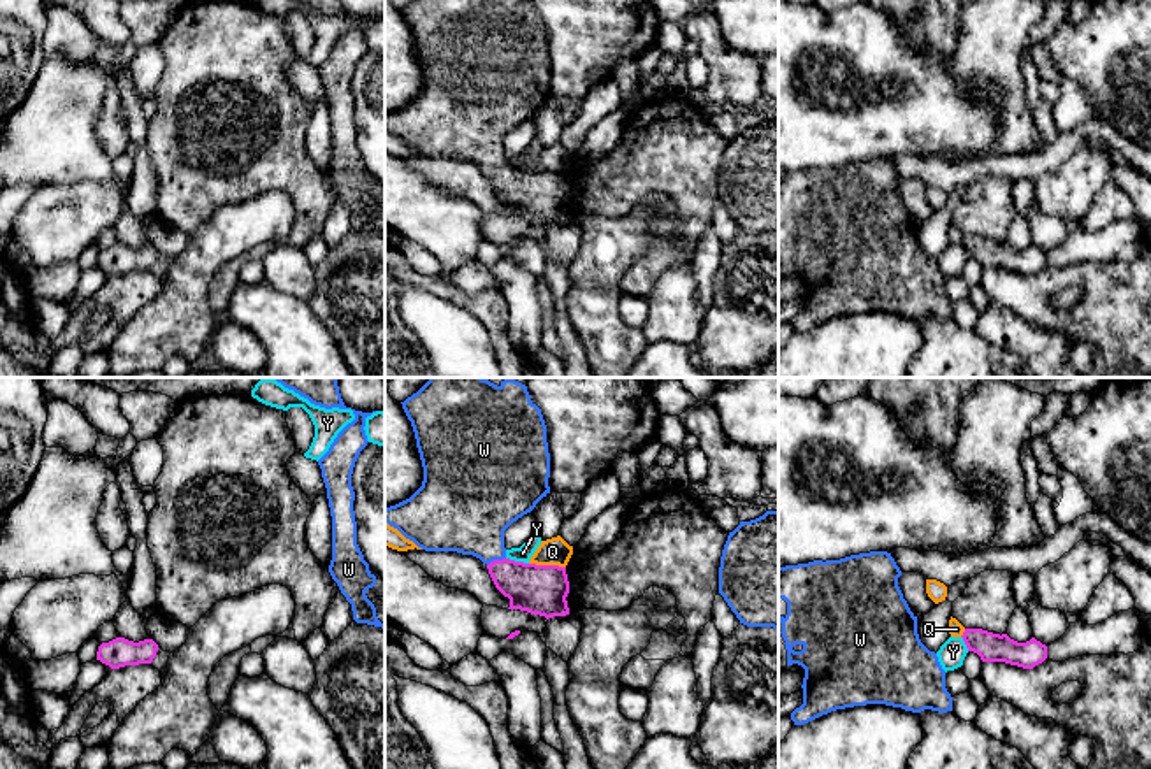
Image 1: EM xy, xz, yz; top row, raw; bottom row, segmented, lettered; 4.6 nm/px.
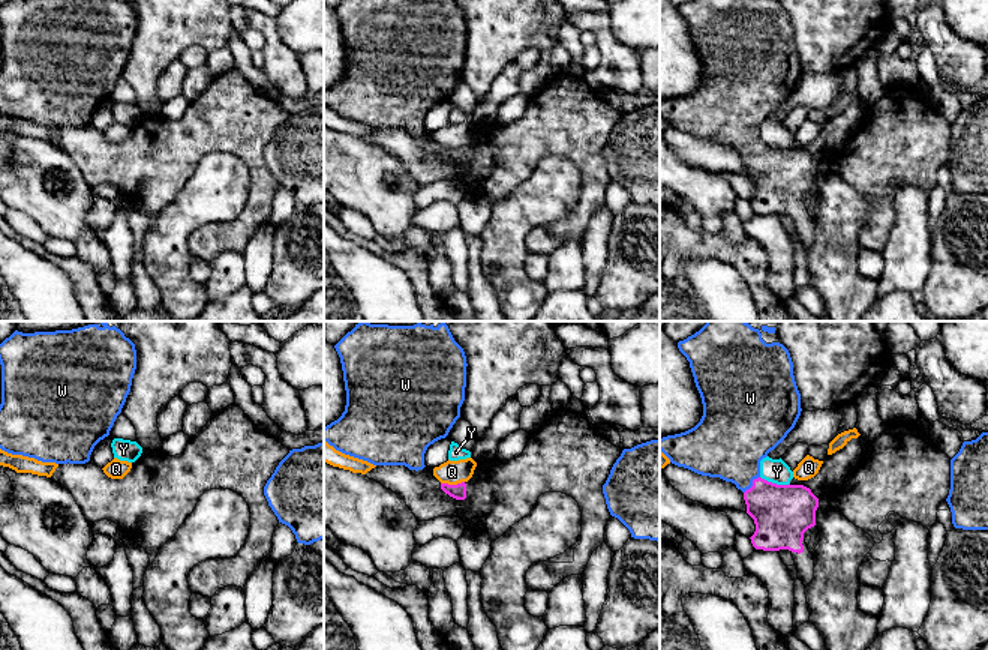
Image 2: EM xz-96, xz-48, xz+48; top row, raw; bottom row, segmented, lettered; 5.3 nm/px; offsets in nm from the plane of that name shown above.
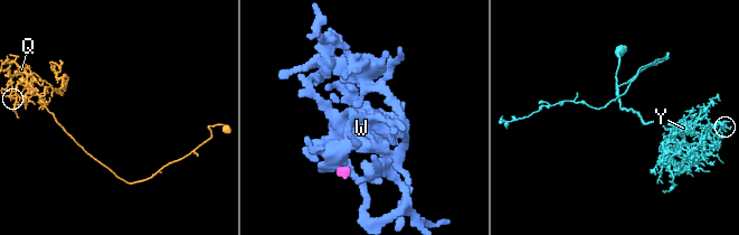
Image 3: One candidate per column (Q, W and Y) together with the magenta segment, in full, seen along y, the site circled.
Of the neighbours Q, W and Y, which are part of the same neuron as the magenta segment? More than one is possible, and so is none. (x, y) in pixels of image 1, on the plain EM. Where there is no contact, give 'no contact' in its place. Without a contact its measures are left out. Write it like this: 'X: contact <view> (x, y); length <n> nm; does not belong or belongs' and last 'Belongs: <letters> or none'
Q: contact xz (547, 172); length 170 nm; does not belong
W: contact xz (496, 167); length 100 nm; belongs
Y: contact xz (517, 169); length 110 nm; does not belong
Belongs: W

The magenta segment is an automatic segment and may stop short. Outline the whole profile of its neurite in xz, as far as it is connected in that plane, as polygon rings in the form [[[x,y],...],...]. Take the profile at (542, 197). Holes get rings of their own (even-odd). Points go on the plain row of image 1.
[[[413,0],[402,11],[423,74],[422,93],[385,116],[385,128],[425,158],[480,165],[510,205],[508,216],[548,225],[569,221],[566,174],[506,163],[504,137],[550,100],[550,60],[541,16],[529,0]]]

